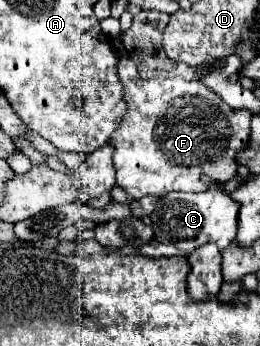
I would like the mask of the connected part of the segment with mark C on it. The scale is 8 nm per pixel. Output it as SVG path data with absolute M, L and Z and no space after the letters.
M215 186L203 194L171 192L159 200L155 214L151 216L155 240L173 244L183 254L191 254L193 250L207 242L215 242L219 250L225 250L235 240L237 212L239 206L223 192L223 186Z

